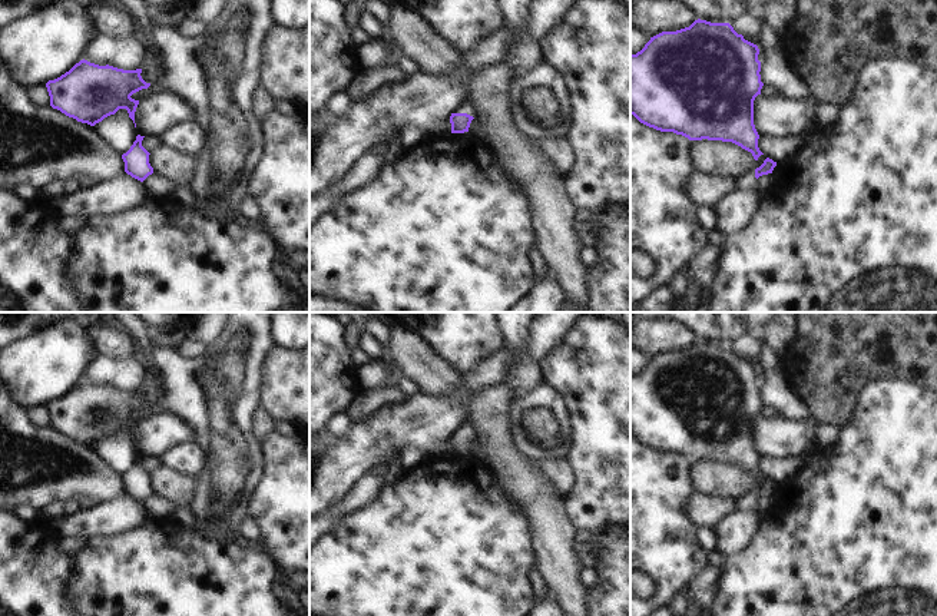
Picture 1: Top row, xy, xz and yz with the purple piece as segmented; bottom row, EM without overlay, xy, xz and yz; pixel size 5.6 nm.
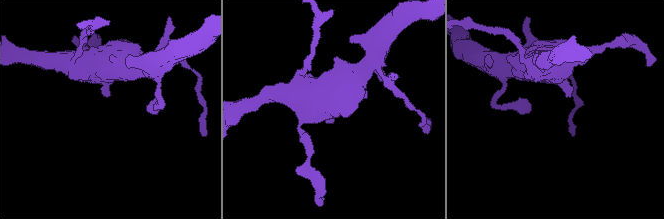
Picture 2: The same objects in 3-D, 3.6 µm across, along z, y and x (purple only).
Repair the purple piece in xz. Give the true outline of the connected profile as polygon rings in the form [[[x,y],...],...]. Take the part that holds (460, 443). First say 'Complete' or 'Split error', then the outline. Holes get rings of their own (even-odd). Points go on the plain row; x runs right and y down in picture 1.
Complete. [[[451,434],[451,454],[464,454],[468,453],[470,444],[474,438],[467,434]]]

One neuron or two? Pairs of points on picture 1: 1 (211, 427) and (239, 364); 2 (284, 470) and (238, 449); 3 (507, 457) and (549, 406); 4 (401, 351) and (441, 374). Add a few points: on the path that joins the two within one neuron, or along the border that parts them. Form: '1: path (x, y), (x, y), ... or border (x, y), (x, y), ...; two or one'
1: path (218, 411), (218, 393), (225, 380); one
2: border (262, 443), (262, 473), (258, 483), (250, 492); two
3: border (509, 413), (513, 444), (530, 459); two
4: path (411, 355), (431, 373); one

